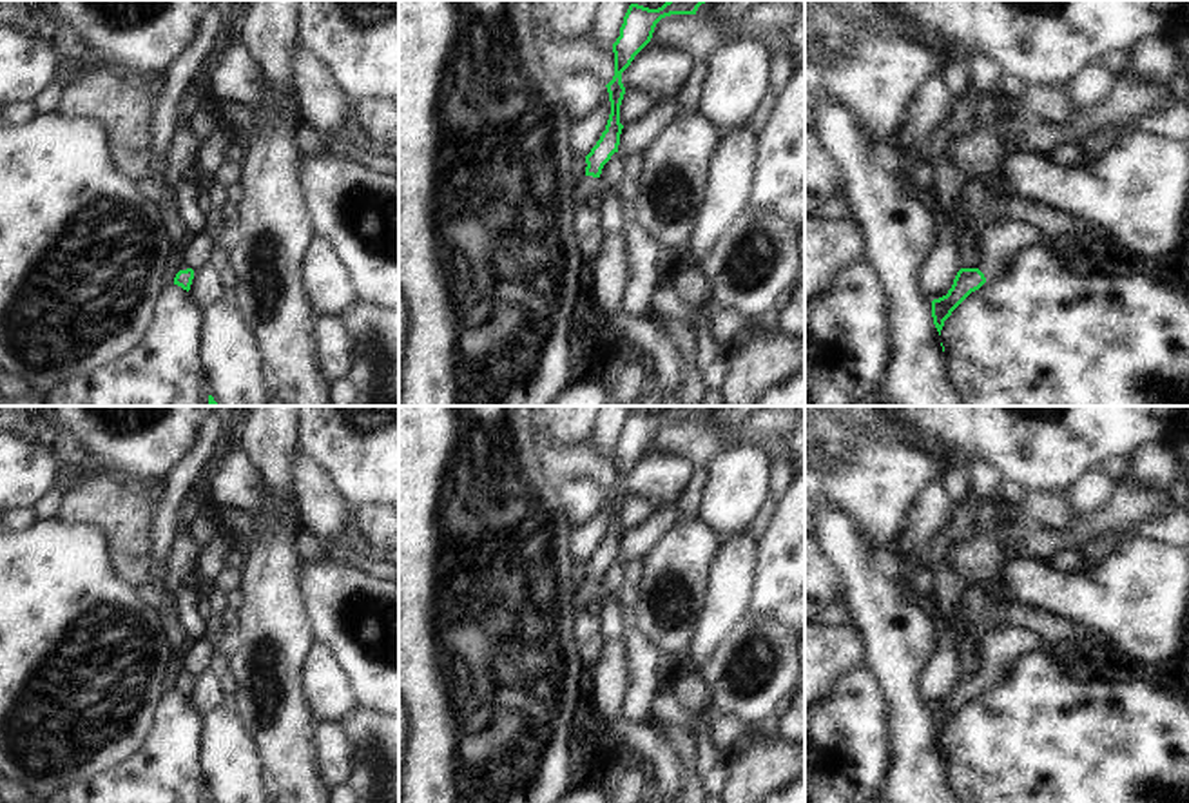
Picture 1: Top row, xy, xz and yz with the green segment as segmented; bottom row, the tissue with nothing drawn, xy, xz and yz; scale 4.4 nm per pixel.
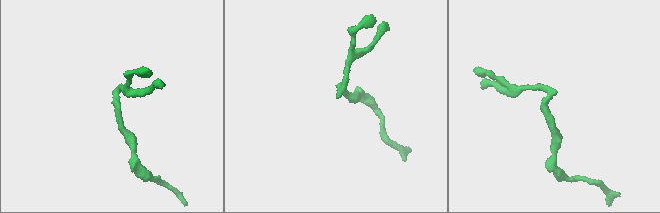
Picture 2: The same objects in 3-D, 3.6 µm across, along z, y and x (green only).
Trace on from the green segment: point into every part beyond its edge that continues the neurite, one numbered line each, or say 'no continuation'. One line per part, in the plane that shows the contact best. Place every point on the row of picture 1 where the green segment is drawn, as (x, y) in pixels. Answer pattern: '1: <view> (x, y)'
1: yz (999, 243)

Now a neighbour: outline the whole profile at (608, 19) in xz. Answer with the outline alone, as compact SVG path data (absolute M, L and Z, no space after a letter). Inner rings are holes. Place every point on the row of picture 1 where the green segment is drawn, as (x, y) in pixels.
M598 0L591 18L591 40L598 49L613 49L629 5L631 0Z

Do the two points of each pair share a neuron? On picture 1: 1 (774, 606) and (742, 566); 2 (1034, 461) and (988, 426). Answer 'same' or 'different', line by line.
1: different
2: same

